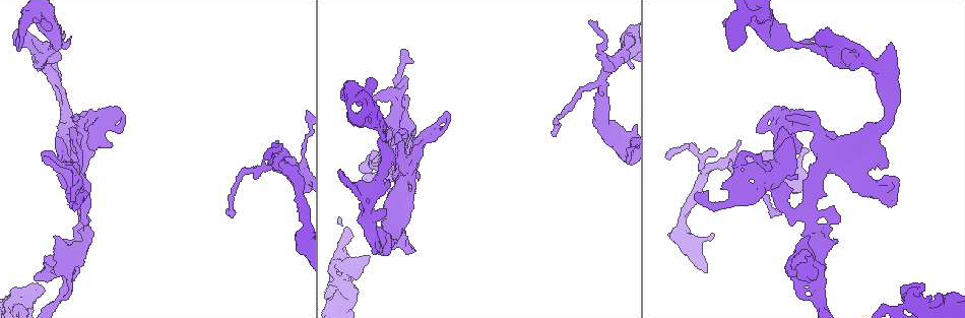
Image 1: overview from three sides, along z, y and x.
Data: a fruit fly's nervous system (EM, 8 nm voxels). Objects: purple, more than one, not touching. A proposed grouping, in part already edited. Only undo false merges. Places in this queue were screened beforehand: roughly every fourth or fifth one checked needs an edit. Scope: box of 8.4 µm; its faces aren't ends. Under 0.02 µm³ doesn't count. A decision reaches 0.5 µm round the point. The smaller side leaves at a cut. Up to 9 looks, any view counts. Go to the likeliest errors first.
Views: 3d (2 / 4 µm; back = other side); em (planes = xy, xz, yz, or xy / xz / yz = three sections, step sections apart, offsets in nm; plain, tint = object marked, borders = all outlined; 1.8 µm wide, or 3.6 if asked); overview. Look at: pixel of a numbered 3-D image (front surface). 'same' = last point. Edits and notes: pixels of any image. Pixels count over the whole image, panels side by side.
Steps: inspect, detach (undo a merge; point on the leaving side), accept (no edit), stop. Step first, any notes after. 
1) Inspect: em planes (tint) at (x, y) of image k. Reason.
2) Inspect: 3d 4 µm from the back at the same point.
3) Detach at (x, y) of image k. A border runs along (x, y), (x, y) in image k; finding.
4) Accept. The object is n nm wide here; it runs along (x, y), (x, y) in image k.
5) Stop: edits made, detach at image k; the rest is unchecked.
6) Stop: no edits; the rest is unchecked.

Inspect: 3d 4 µm at (772, 179) of image 1. A fork.

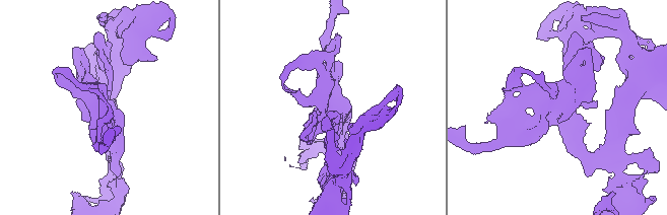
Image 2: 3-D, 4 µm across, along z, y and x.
Inspect: em planes (tint) at (338, 107) of image 2. Shape alone is not enough.

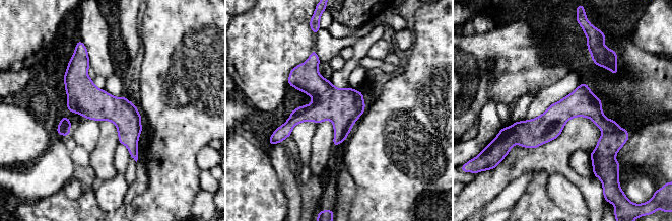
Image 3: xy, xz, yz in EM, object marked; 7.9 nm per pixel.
Accept. It runs along (80, 57), (80, 81), (129, 130), (135, 156) in image 3; one neuron here.

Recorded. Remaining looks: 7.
Inspect: em xy step 4 (tint) at (26, 300) of image 1. Abrupt turn.

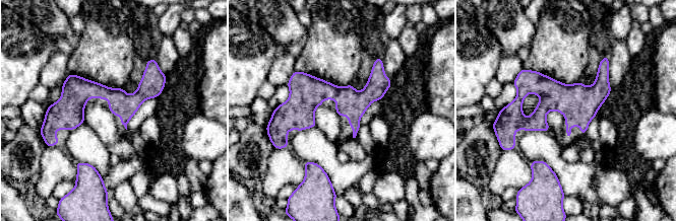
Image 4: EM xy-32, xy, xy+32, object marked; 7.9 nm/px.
Accept. It runs along (163, 76), (136, 98), (81, 92), (53, 113) in image 4; one neuron here.

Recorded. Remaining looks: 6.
Inspect: em yz step 4 (tint) at (368, 213) of image 1. Side arm on a straight run.

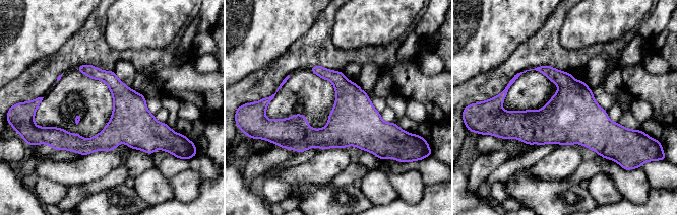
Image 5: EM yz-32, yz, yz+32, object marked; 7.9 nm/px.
Inspect: em planes (tint) at the same point.

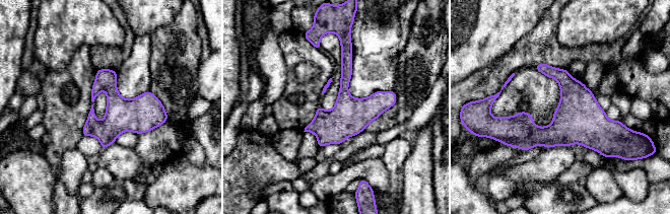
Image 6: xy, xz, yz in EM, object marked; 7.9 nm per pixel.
Accept. It runs along (347, 47), (344, 117), (321, 143) in image 6; one neuron here.

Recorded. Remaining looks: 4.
Inspect: em 3.6 µm planes (borders) at (415, 154) of image 1.

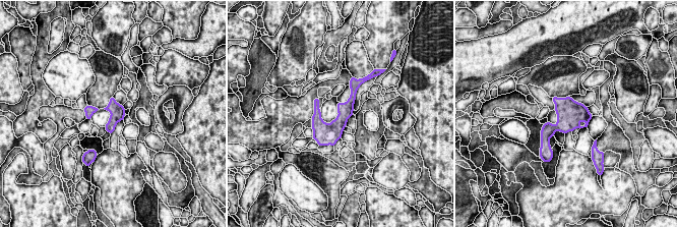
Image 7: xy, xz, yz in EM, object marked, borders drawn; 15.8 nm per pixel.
Accept. It runs along (354, 89), (331, 142) in image 7; all the same neuron.

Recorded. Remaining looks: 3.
Stop: no edits; the rest is unchecked.

